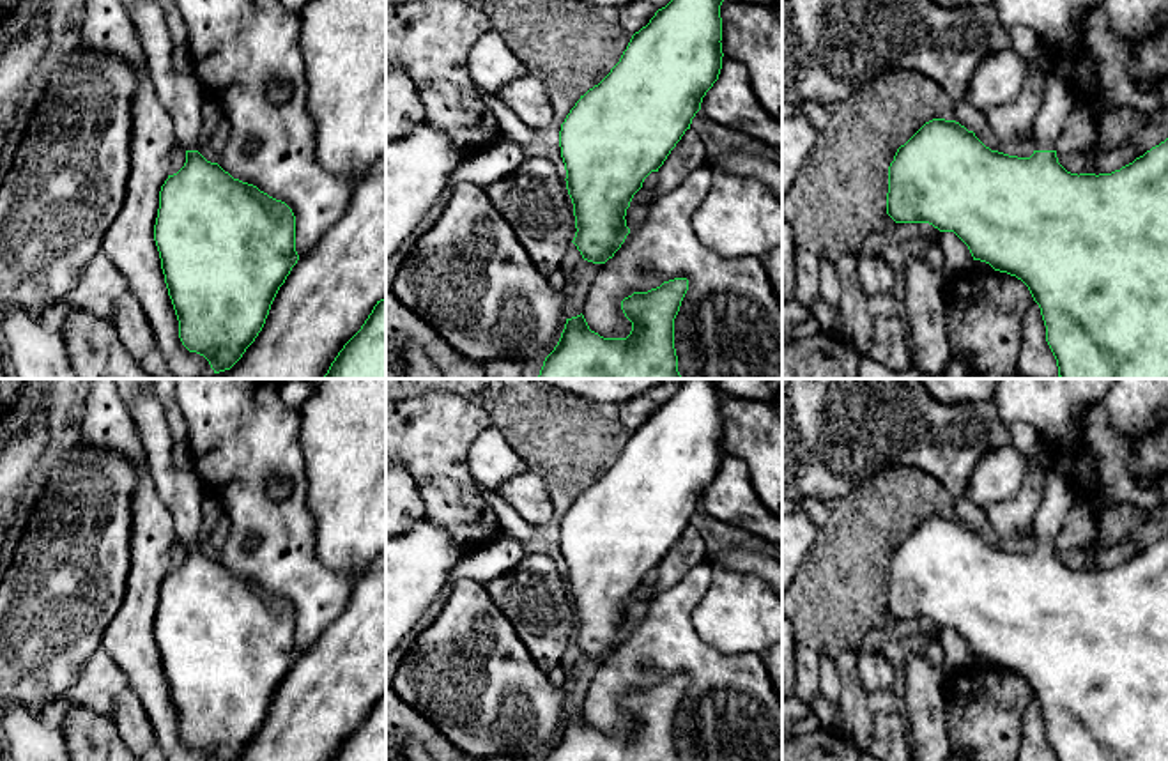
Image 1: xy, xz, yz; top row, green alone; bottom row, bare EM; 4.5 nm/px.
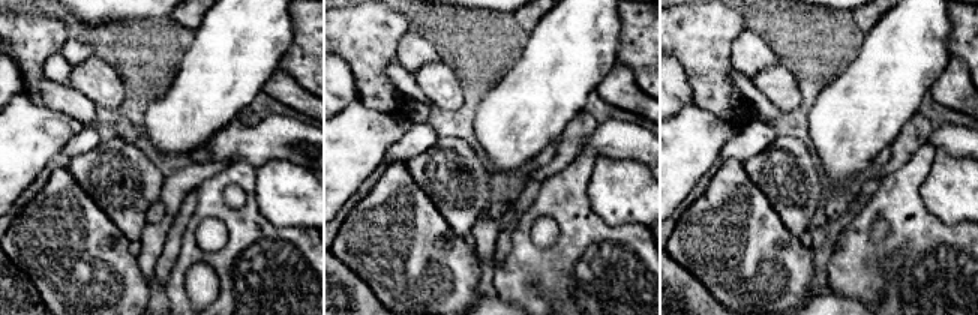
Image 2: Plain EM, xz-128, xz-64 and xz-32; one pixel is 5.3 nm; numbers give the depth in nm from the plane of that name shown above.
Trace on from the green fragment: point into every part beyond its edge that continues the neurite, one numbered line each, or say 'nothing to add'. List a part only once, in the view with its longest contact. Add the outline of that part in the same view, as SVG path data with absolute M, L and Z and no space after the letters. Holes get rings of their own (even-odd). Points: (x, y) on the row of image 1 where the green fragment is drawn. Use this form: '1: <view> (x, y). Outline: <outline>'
1: yz (1059, 101). Outline: M1057 74L1044 85L1044 99L1034 119L1034 150L1057 150L1062 126L1076 108L1076 96Z

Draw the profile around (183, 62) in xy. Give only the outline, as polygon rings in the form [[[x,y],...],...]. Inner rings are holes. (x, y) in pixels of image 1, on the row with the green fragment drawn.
[[[188,46],[173,48],[173,67],[177,73],[193,74],[193,58]]]

